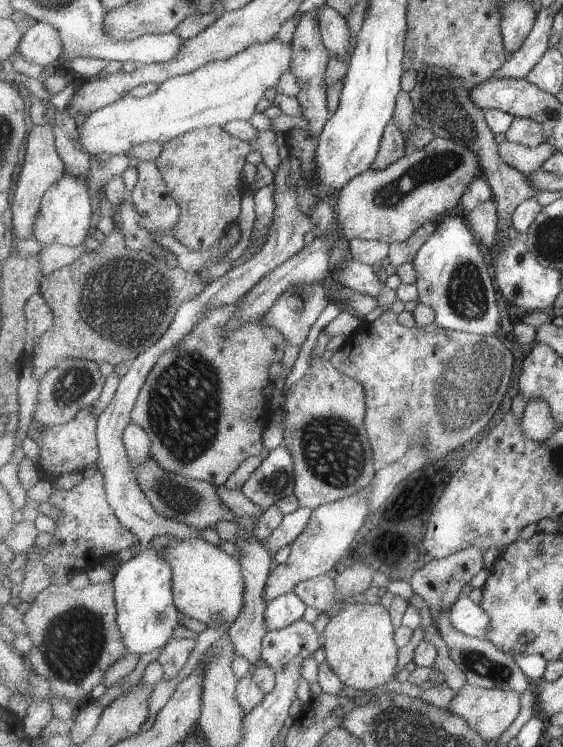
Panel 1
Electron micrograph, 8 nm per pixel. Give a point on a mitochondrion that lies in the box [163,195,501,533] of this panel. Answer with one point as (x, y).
(335, 456)

